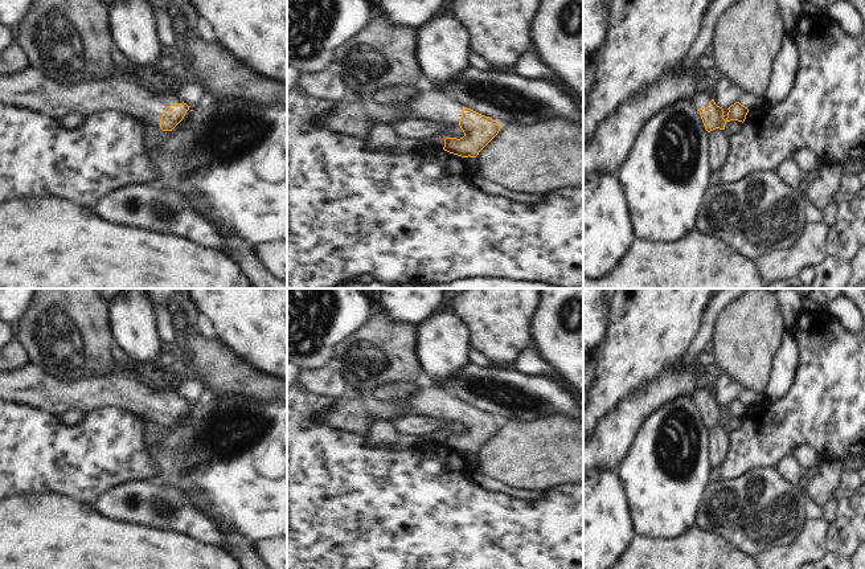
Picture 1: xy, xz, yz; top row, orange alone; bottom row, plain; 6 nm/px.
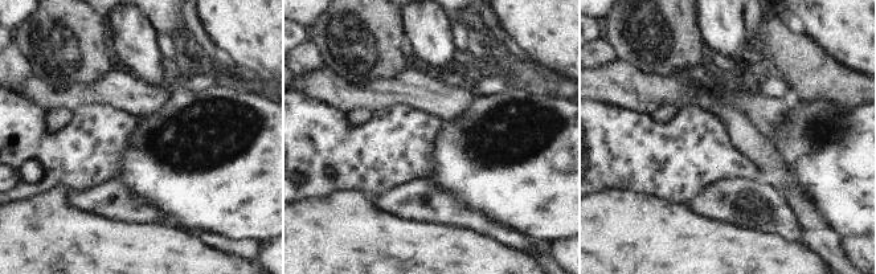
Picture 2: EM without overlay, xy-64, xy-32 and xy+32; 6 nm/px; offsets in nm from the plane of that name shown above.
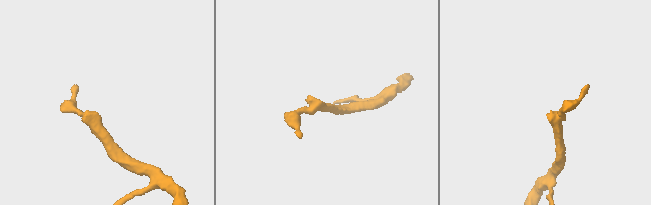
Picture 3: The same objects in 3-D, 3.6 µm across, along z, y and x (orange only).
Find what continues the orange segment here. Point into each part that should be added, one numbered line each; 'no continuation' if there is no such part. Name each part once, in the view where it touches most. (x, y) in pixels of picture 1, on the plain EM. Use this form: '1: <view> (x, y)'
1: xy (23, 381)

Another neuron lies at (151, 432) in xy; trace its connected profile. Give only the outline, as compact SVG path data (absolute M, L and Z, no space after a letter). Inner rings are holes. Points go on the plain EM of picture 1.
M140 416L140 417L144 423L144 426L143 426L144 443L152 445L159 439L163 426L155 423L153 421L151 421L149 418L147 418L144 416Z

